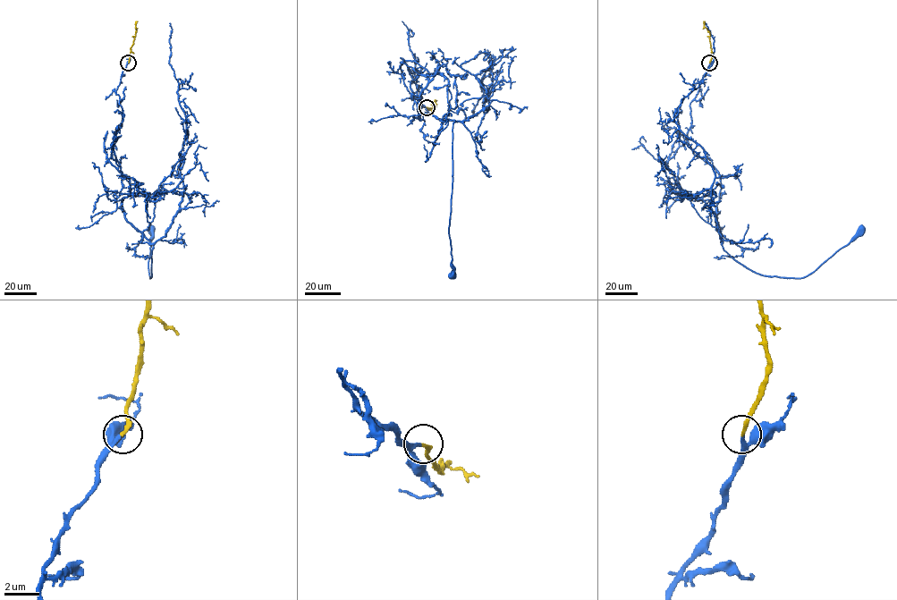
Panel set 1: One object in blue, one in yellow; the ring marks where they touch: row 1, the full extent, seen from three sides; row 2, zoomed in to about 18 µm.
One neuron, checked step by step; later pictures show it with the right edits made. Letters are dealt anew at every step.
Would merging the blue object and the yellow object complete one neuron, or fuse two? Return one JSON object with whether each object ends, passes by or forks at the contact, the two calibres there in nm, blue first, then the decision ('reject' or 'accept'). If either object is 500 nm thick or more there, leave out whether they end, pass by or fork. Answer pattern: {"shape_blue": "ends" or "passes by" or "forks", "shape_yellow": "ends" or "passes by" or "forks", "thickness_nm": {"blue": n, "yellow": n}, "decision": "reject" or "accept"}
{"shape_blue": "passes by", "shape_yellow": "ends", "thickness_nm": {"blue": 150, "yellow": 200}, "decision": "accept"}

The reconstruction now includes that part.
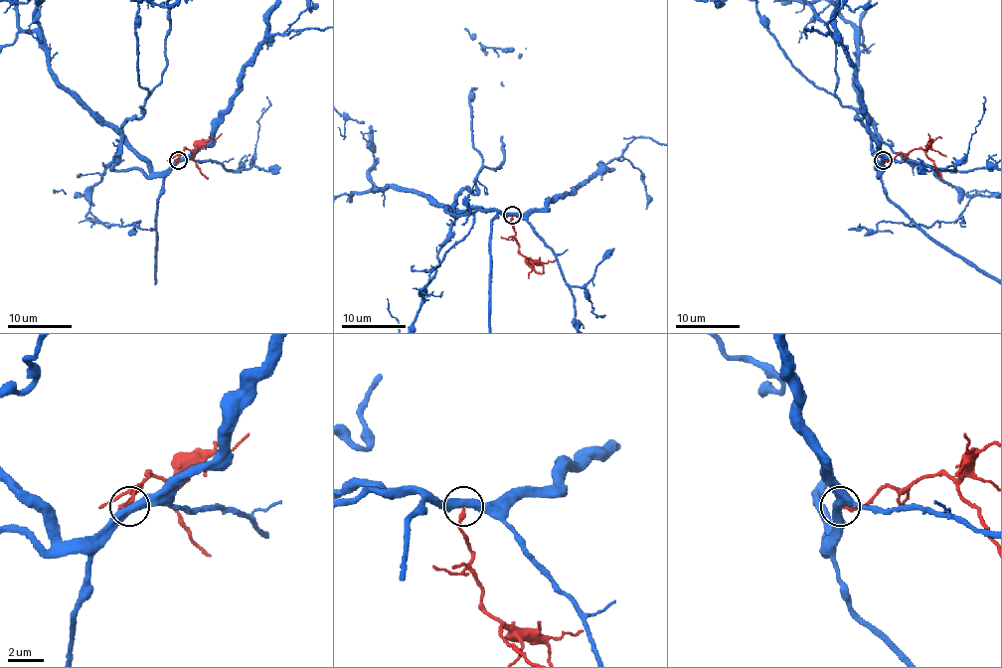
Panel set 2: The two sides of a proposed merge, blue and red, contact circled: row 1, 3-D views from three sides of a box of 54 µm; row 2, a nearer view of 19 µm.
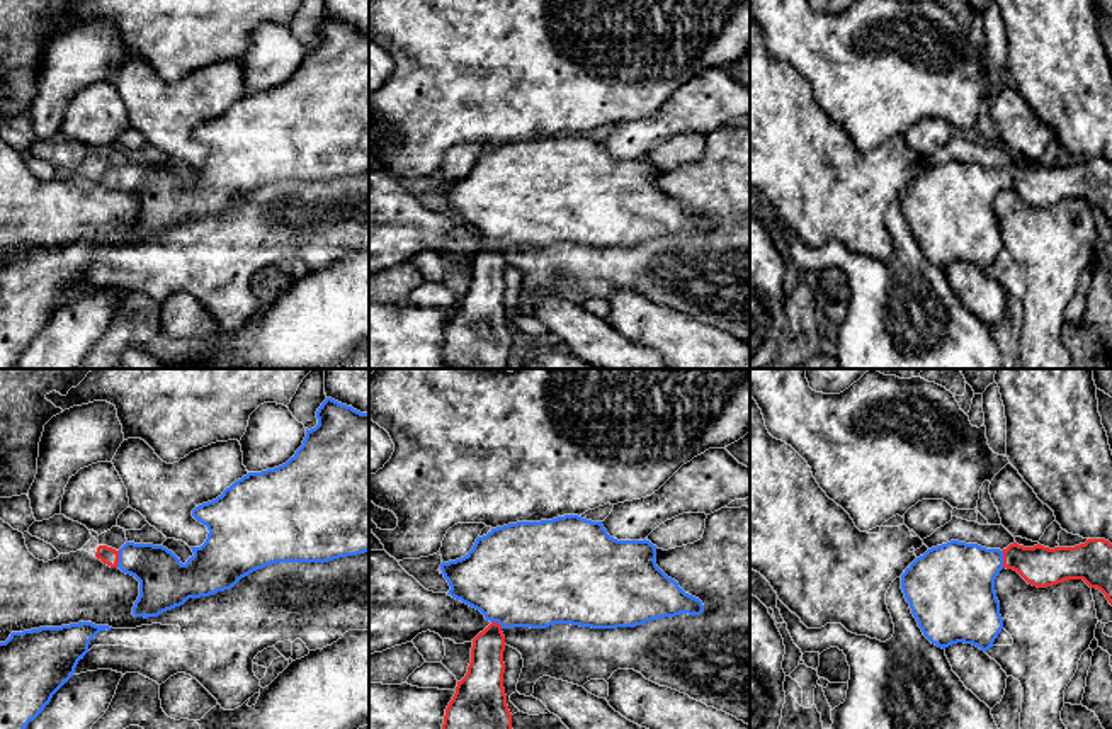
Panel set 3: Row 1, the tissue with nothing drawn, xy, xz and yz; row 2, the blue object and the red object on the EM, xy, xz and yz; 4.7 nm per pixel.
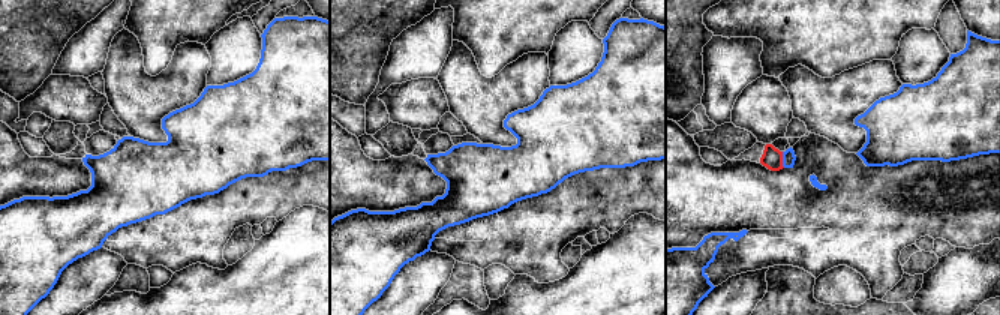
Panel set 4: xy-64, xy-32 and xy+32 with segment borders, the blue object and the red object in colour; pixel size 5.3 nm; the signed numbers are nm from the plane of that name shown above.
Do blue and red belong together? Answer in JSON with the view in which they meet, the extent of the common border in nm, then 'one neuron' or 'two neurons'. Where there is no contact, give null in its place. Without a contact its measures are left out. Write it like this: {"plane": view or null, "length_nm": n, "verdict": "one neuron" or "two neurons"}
{"plane": "xy", "length_nm": 80, "verdict": "one neuron"}

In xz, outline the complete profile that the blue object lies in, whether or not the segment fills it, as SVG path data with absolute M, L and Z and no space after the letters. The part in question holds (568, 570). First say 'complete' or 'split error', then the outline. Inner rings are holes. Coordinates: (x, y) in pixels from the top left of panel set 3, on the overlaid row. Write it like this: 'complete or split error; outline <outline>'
split error; outline M565 515L541 522L517 522L478 537L461 559L440 564L456 600L479 610L491 624L473 639L471 663L457 681L442 729L512 729L503 688L503 629L546 629L571 624L592 629L636 627L680 613L701 615L704 605L656 566L650 540L617 540L602 522Z

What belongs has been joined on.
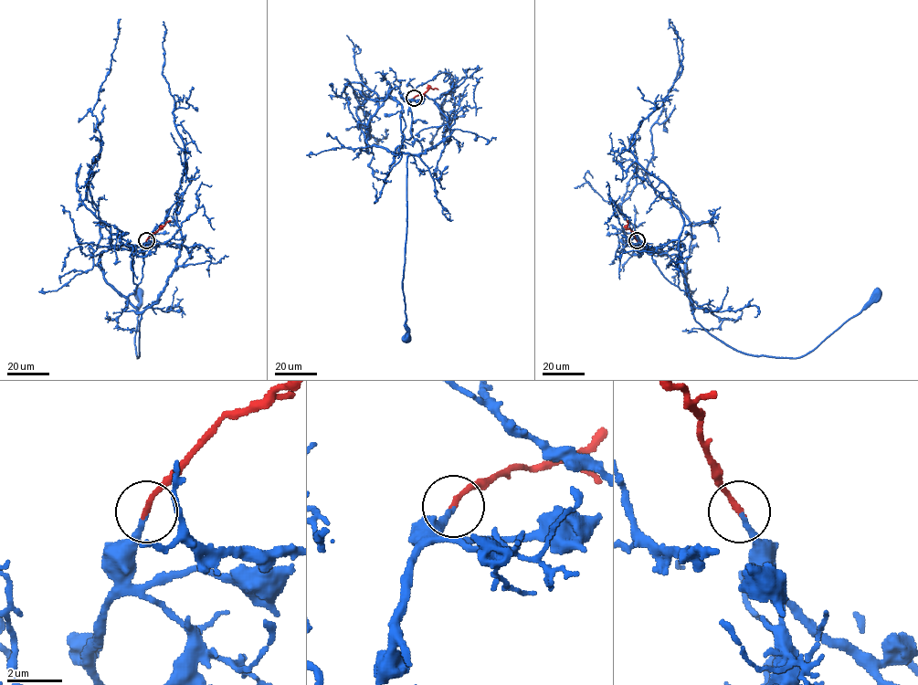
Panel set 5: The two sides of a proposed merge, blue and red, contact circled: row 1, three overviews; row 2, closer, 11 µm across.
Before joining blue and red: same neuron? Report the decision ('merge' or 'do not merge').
merge

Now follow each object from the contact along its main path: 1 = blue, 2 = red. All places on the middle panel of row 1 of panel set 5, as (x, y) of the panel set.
1: (414, 98), (411, 136), (393, 152), (409, 153), (403, 280), (406, 337)
2: (414, 98), (423, 94), (428, 88), (437, 89)

